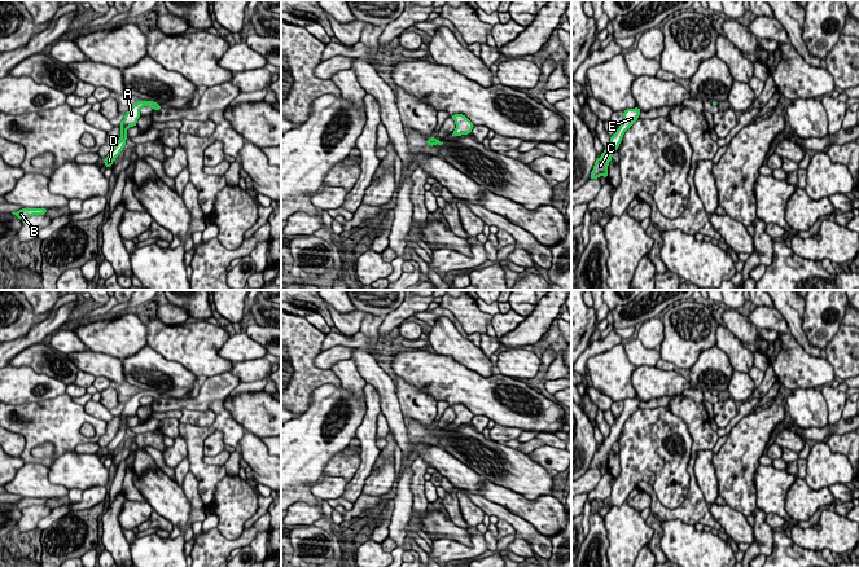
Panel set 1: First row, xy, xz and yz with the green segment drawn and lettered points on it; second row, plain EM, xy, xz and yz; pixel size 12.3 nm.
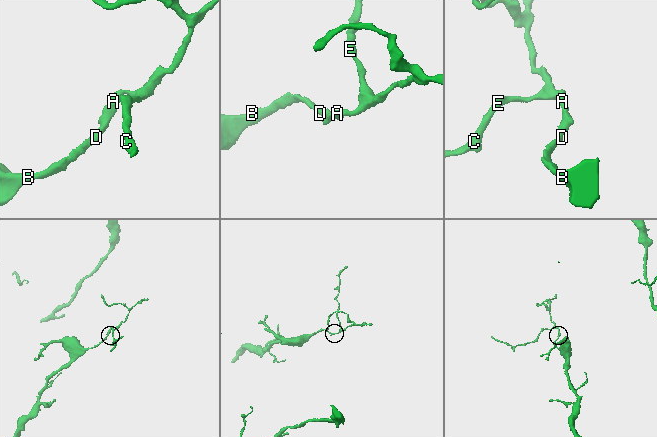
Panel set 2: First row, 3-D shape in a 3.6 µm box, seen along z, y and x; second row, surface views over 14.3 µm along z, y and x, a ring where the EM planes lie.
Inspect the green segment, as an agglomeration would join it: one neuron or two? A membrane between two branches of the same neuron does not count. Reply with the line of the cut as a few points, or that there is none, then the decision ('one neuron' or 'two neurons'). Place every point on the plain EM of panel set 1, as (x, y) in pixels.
no cut | one neuron

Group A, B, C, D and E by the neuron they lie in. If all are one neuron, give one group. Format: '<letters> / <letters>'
A B C D E

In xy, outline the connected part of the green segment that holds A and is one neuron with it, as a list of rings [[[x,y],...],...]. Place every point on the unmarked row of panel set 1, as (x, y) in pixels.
[[[136,391],[132,397],[126,403],[124,409],[119,413],[120,416],[120,427],[117,432],[117,435],[114,436],[114,439],[108,444],[108,447],[104,449],[105,450],[105,457],[111,457],[113,452],[115,450],[115,448],[120,444],[120,441],[124,439],[126,435],[126,430],[127,430],[127,419],[130,417],[133,417],[137,414],[137,409],[140,408],[141,403],[140,400],[144,396],[149,396],[153,400],[161,400],[162,397],[159,396],[159,394],[153,392],[153,391]]]

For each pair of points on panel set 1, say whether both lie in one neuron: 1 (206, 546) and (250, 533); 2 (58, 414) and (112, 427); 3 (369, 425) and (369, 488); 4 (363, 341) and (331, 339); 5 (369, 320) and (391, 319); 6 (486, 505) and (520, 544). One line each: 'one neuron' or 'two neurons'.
1: one neuron
2: two neurons
3: two neurons
4: one neuron
5: two neurons
6: two neurons

